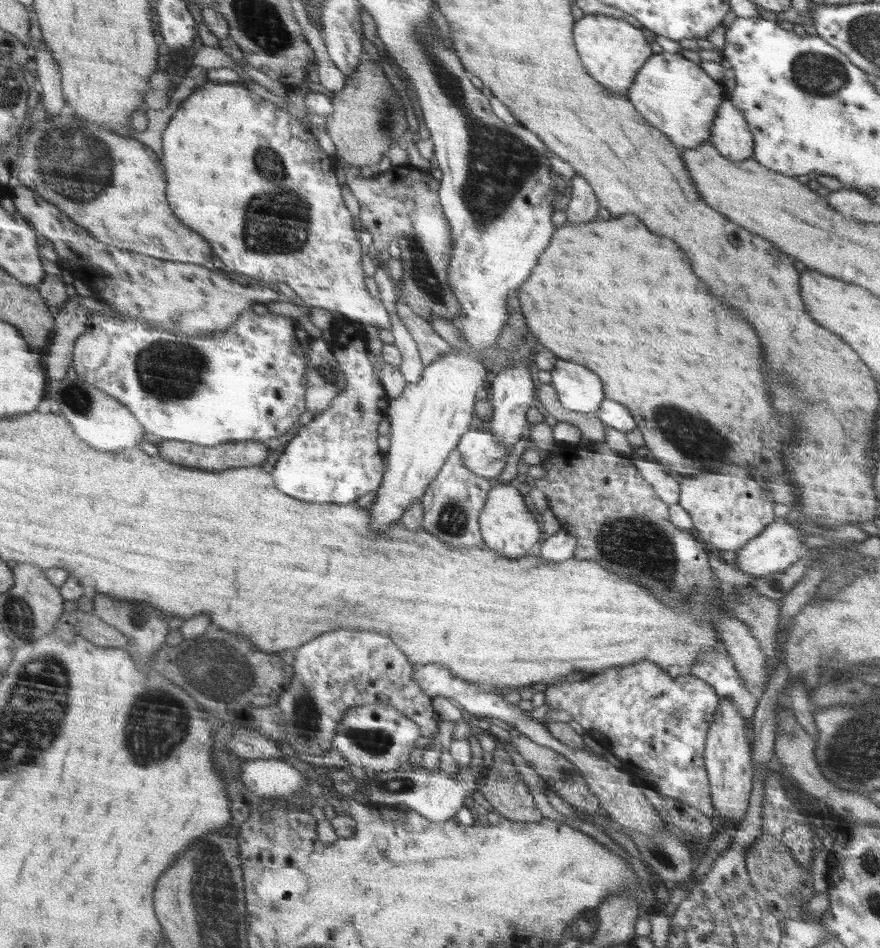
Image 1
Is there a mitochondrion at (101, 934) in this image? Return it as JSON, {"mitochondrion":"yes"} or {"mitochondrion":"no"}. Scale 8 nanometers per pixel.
{"mitochondrion":"no"}

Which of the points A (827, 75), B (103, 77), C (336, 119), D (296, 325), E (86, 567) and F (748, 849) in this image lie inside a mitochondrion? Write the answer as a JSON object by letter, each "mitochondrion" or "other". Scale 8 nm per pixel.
{"A":"mitochondrion","B":"other","C":"other","D":"other","E":"other","F":"other"}

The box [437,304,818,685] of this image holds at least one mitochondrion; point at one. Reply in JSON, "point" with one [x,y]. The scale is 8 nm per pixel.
{"point":[653,553]}

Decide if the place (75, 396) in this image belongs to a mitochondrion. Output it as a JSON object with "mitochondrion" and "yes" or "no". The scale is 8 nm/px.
{"mitochondrion":"yes"}

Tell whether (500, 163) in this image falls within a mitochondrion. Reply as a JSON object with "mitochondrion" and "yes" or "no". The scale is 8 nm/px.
{"mitochondrion":"yes"}

